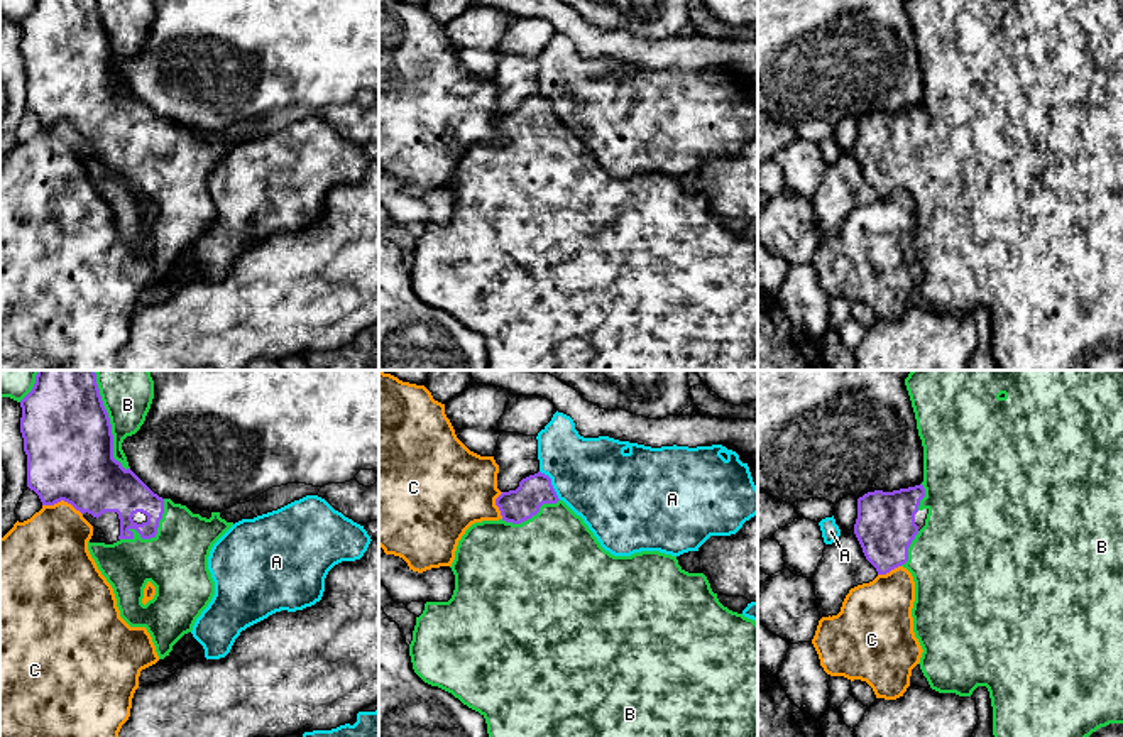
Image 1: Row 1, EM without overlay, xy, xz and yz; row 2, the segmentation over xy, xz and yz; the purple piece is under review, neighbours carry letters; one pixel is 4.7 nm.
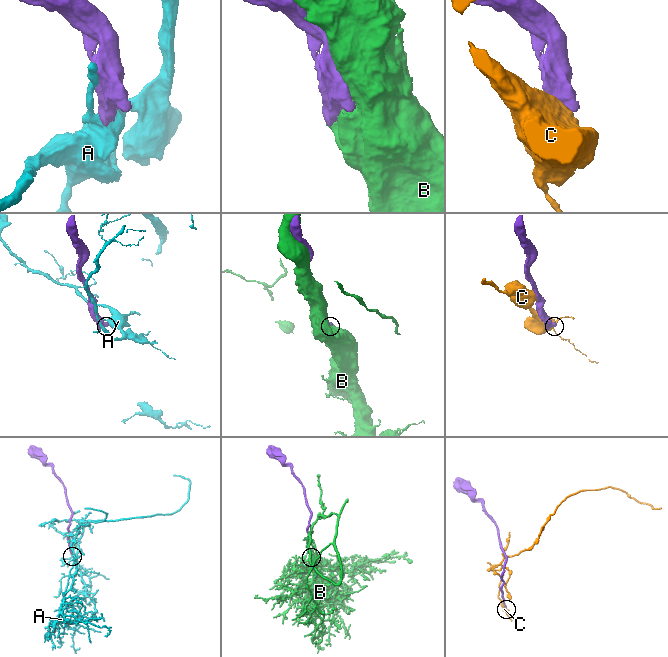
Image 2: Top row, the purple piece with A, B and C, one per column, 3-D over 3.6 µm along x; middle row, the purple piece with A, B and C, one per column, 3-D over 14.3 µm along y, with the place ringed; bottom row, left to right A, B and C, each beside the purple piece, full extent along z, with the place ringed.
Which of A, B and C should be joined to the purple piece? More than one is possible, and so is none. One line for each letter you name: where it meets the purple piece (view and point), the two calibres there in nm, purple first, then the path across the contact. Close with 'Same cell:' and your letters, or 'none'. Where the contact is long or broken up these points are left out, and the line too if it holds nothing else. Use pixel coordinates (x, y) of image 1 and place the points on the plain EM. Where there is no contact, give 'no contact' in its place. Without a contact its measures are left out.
B: contact xy (110, 46); calibres 420 and 220 nm
Same cell: B

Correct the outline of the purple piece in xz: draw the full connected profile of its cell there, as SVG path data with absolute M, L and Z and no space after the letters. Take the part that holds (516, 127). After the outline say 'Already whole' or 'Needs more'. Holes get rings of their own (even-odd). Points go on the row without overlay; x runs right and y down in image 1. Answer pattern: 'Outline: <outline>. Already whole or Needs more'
Outline: M541 93L529 96L519 103L516 112L502 113L496 120L501 132L499 142L482 142L472 145L458 162L452 193L455 196L455 211L448 223L426 223L425 232L416 238L413 262L409 265L409 277L414 294L428 306L438 308L468 330L479 333L487 345L489 370L758 370L758 243L732 233L724 228L717 215L712 213L710 205L704 194L688 194L680 186L677 177L660 172L641 172L631 177L614 177L605 172L589 147L577 137L563 122L558 120L551 100Z. Needs more

